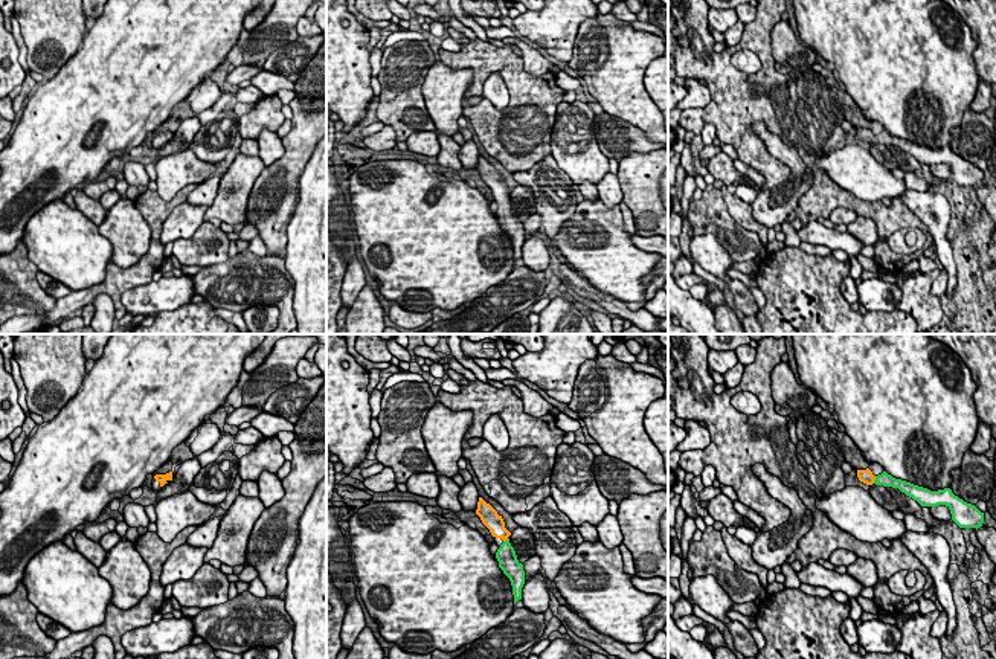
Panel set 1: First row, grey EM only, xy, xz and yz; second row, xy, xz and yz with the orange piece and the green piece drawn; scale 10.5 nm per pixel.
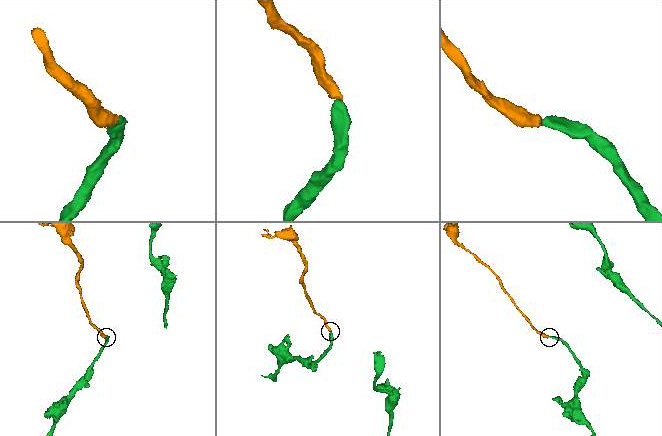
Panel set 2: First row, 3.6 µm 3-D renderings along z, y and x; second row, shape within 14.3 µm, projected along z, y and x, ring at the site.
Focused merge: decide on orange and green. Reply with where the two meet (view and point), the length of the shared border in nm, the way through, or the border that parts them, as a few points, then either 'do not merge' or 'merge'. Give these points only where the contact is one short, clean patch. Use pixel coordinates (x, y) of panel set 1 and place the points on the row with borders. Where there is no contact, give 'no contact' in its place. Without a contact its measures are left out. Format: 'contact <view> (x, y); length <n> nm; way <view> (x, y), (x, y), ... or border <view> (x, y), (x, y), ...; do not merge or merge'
contact yz (874, 479); length 90 nm; way yz (865, 476), (874, 479), (885, 479); merge

